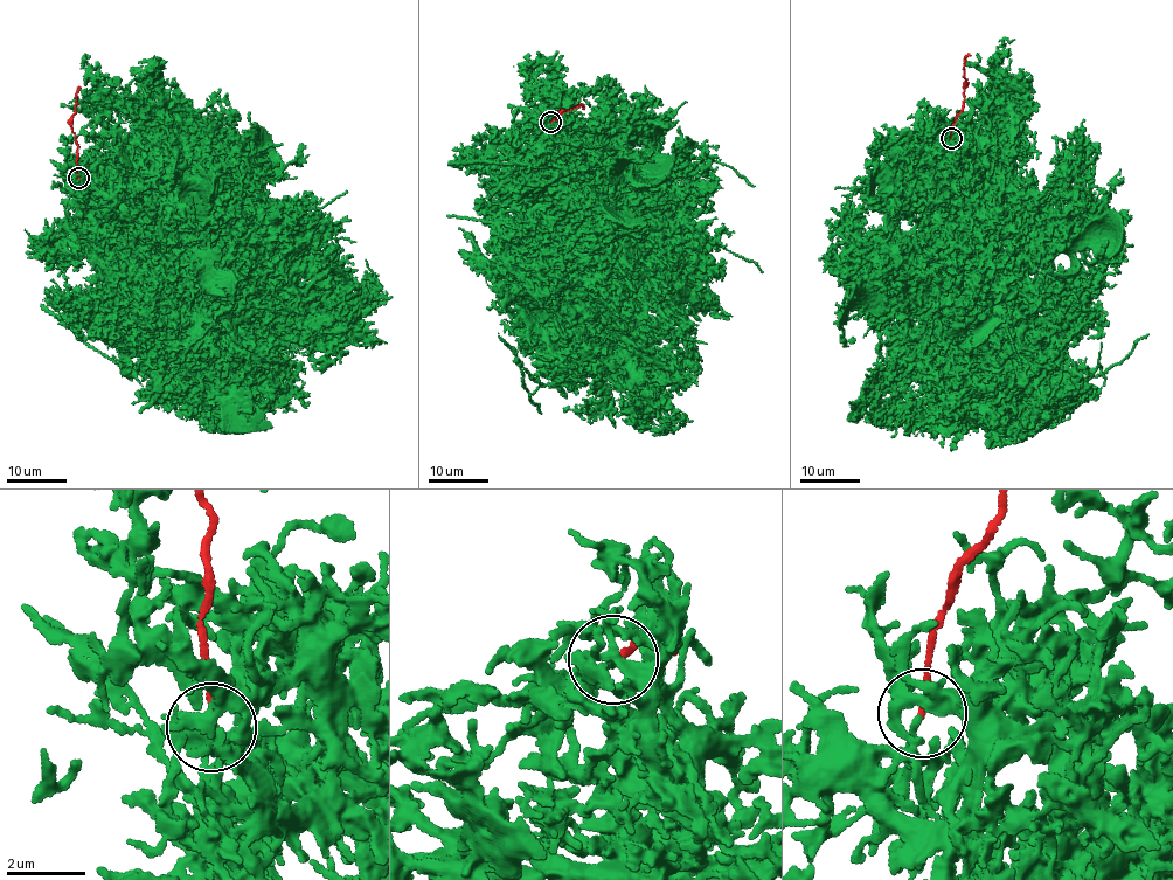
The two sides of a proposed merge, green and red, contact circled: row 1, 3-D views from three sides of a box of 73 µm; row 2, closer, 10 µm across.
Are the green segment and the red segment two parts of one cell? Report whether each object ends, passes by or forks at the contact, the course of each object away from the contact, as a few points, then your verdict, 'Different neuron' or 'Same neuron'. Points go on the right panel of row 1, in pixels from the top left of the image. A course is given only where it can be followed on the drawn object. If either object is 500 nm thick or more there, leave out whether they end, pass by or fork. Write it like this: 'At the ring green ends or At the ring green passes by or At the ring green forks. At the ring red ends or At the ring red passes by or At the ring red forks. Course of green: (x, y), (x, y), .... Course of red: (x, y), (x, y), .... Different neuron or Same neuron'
At the ring green ends. At the ring red ends. Course of green: (950, 139), (959, 179), (956, 187), (969, 229), (967, 243), (994, 319). Course of red: (951, 138), (955, 117), (962, 109), (965, 57), (971, 55). Different neuron

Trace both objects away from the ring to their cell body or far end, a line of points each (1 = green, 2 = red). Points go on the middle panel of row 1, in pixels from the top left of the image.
1: (550, 122), (580, 203), (606, 251), (619, 296)
2: (549, 123), (556, 117), (560, 119), (561, 112), (581, 104), (582, 109)

